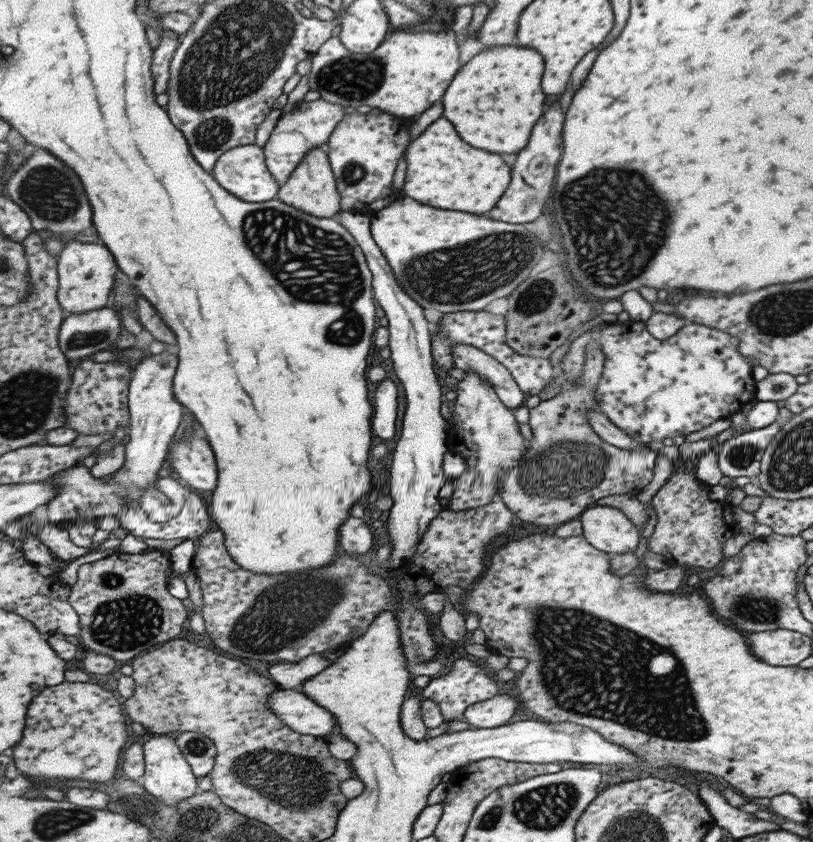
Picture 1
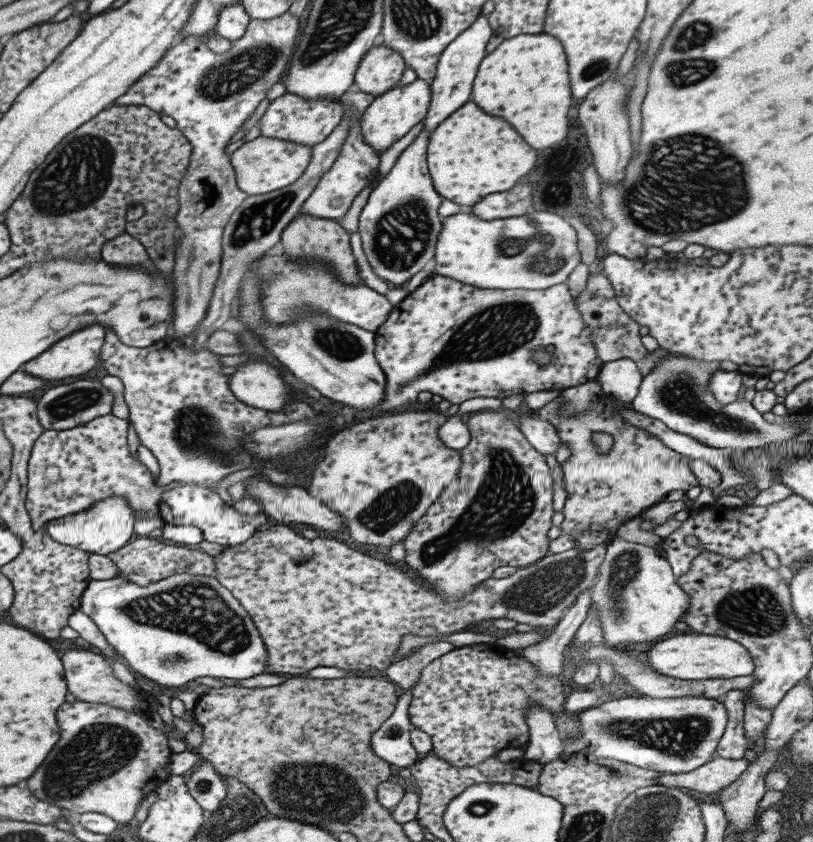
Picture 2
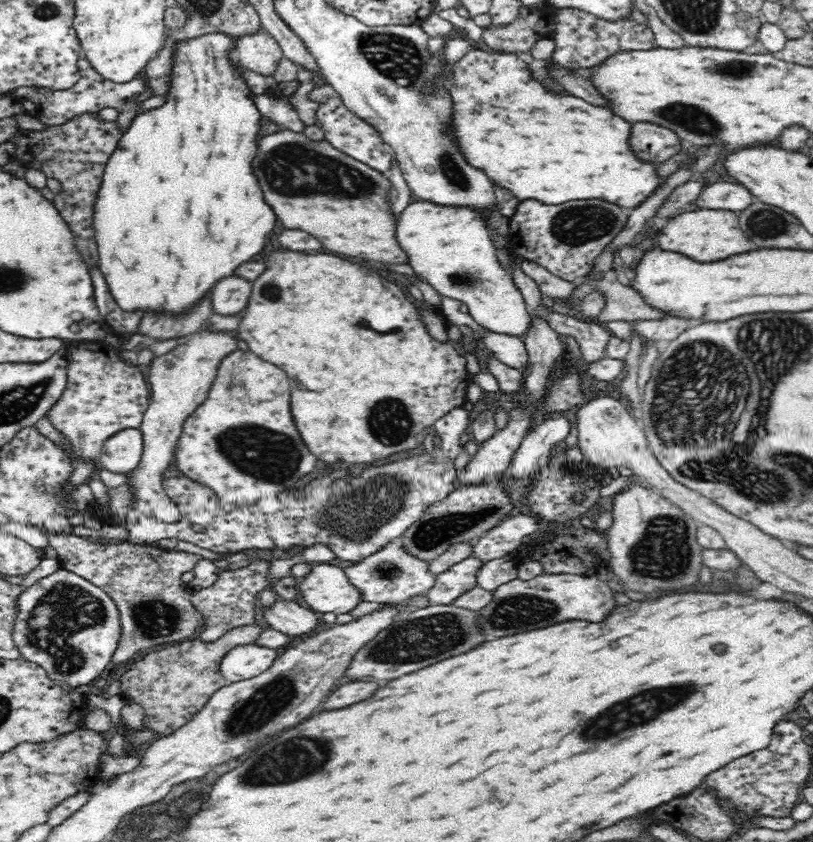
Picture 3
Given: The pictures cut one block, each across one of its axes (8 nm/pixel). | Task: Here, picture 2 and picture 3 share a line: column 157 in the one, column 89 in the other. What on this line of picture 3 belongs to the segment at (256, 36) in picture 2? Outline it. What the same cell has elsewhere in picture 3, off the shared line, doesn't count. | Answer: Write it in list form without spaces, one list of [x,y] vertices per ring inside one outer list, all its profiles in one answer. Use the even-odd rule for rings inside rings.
[[[82,54],[81,58],[77,60],[77,65],[80,69],[80,80],[67,89],[47,89],[39,86],[20,87],[14,89],[11,93],[16,100],[30,100],[34,102],[35,110],[33,114],[37,116],[40,122],[43,122],[47,126],[60,126],[66,124],[66,122],[72,121],[72,118],[76,116],[82,116],[82,114],[95,114],[102,108],[115,108],[118,110],[118,116],[115,120],[120,132],[124,134],[126,130],[132,124],[132,120],[138,116],[138,114],[144,112],[140,109],[142,102],[148,100],[154,94],[154,89],[150,87],[148,83],[148,75],[146,75],[146,68],[125,83],[116,83],[109,81],[102,77],[102,74],[98,73],[94,66],[90,64],[88,58]]]

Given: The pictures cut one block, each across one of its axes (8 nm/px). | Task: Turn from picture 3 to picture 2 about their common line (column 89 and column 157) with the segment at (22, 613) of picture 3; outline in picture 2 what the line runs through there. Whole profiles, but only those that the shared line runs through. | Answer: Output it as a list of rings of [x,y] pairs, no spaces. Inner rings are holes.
[[[177,573],[171,576],[162,578],[161,580],[153,583],[149,583],[147,586],[139,586],[123,577],[115,576],[107,580],[93,580],[88,579],[83,592],[79,598],[79,611],[89,616],[93,621],[93,624],[99,629],[99,632],[106,638],[109,646],[113,647],[113,650],[123,662],[127,662],[131,666],[131,670],[151,680],[151,682],[157,682],[159,686],[165,686],[165,688],[179,688],[179,686],[185,686],[187,682],[195,680],[195,678],[201,678],[201,676],[211,676],[211,678],[233,678],[233,680],[243,680],[243,678],[251,678],[251,676],[257,676],[263,672],[263,662],[265,662],[265,647],[261,644],[261,638],[255,630],[253,621],[249,618],[245,609],[241,607],[239,601],[227,590],[224,586],[221,586],[220,582],[217,582],[212,575],[197,575],[189,573]]]

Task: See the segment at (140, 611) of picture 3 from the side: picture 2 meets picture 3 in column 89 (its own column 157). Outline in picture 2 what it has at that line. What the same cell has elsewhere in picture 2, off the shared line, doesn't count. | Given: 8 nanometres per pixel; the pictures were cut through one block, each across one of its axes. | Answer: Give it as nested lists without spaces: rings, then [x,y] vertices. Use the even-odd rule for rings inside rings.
[[[147,536],[128,542],[119,550],[109,553],[106,560],[115,565],[115,571],[117,571],[115,576],[123,577],[139,586],[147,586],[149,583],[177,573],[211,575],[213,572],[213,561],[209,554],[176,546],[160,539],[150,539]]]

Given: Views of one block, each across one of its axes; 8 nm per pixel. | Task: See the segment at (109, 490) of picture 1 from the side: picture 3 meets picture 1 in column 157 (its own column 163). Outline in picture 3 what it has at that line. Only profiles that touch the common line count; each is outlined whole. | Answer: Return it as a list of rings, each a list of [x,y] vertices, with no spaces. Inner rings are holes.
[[[205,325],[151,362],[148,370],[148,382],[152,385],[151,402],[139,426],[144,433],[144,452],[138,468],[128,473],[128,483],[134,487],[136,493],[138,511],[148,516],[156,516],[165,523],[178,522],[182,518],[182,513],[162,488],[162,472],[173,466],[173,452],[180,434],[183,433],[184,422],[207,402],[210,388],[218,376],[220,362],[239,349],[239,340],[241,338],[237,331],[212,330]]]

